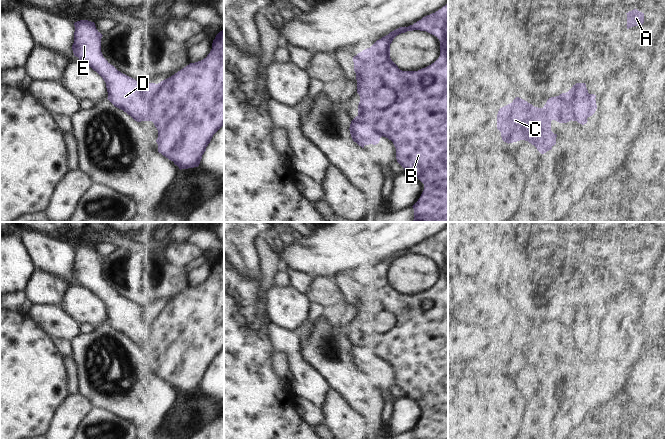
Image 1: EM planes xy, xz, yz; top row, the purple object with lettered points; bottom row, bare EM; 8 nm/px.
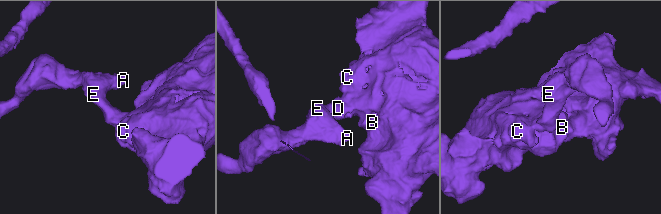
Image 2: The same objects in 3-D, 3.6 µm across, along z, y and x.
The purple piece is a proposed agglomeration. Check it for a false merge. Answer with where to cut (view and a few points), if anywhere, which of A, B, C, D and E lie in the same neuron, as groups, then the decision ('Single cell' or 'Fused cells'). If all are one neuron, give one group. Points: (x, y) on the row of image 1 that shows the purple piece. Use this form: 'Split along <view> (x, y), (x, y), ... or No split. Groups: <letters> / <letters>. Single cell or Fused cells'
Split along xy (157, 84), (153, 112), (150, 115), (146, 111), (144, 120). Groups: A D E / B C. Fused cells

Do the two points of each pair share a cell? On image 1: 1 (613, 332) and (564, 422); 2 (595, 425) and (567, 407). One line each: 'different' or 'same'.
1: same
2: different

